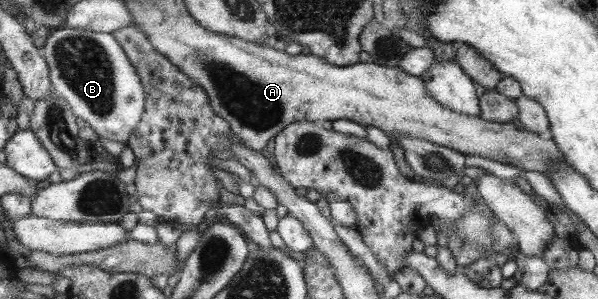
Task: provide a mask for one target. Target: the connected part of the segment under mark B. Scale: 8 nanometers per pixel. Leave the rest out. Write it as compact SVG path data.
M71 27L51 31L41 49L50 70L54 93L65 98L76 117L85 120L99 137L126 143L146 111L146 91L134 64L112 33Z

